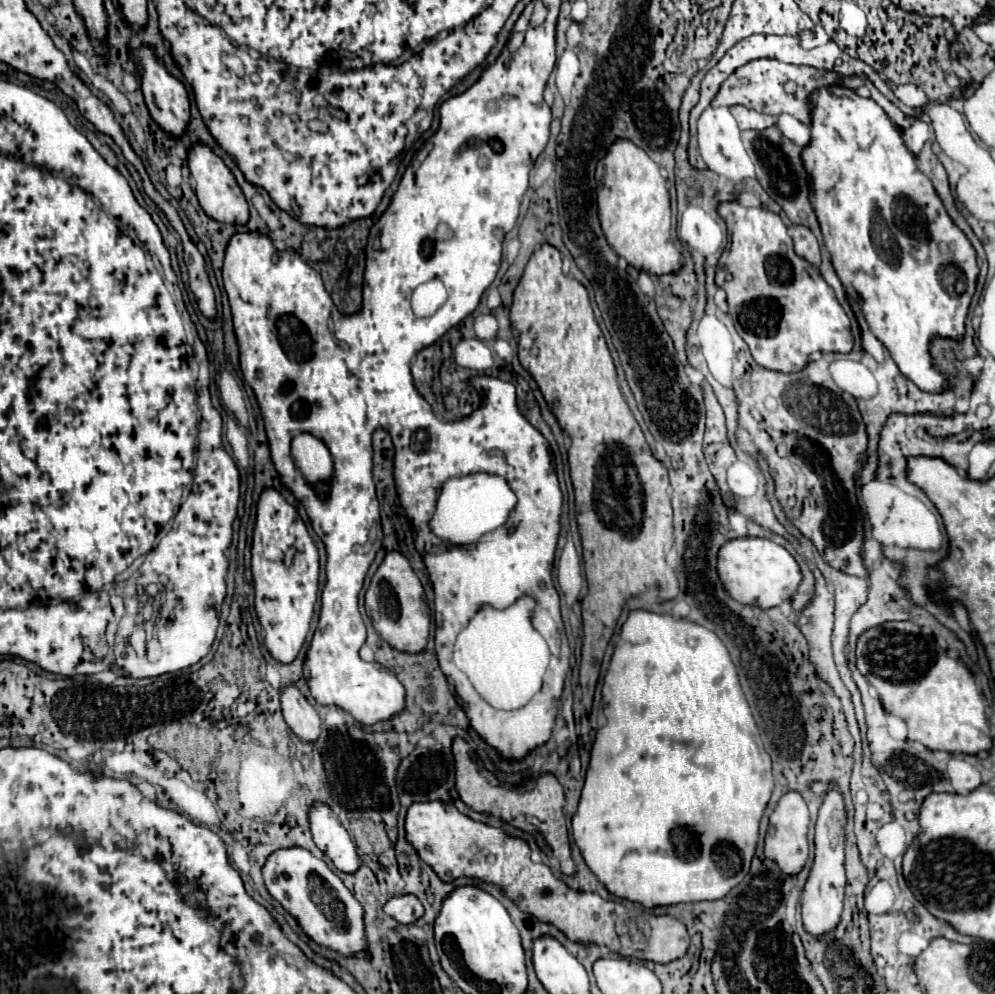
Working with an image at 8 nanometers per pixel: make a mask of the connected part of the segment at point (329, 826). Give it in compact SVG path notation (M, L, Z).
M316 804L310 810L310 828L316 846L332 860L336 870L354 874L360 868L360 858L352 838L328 806Z

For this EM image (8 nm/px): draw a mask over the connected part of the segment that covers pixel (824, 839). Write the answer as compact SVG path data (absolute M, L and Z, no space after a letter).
M832 788L818 814L816 822L816 856L814 864L808 876L808 882L802 890L802 924L808 934L814 938L822 938L824 934L836 930L840 916L842 916L842 902L844 902L844 886L846 886L846 876L844 876L844 824L846 824L846 812L844 812L844 802L842 794Z

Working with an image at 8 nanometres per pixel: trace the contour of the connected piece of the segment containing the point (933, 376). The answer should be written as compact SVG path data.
M834 84L814 90L808 96L808 102L812 138L802 148L800 156L806 172L810 174L810 204L820 222L824 244L832 254L832 266L846 292L854 290L860 296L860 306L872 334L888 348L900 372L926 392L940 392L948 378L934 370L928 354L928 342L932 334L962 338L978 278L976 254L964 254L962 258L962 254L944 252L942 230L938 226L942 202L930 178L918 170L916 158L904 146L900 130L892 124L892 120L888 120L886 112L874 100L862 98L854 90Z

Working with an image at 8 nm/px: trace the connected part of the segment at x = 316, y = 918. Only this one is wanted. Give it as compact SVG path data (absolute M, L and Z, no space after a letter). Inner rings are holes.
M284 848L268 858L262 872L268 892L290 916L298 920L300 928L312 942L344 956L370 956L364 930L364 908L322 860L314 858L304 848Z

